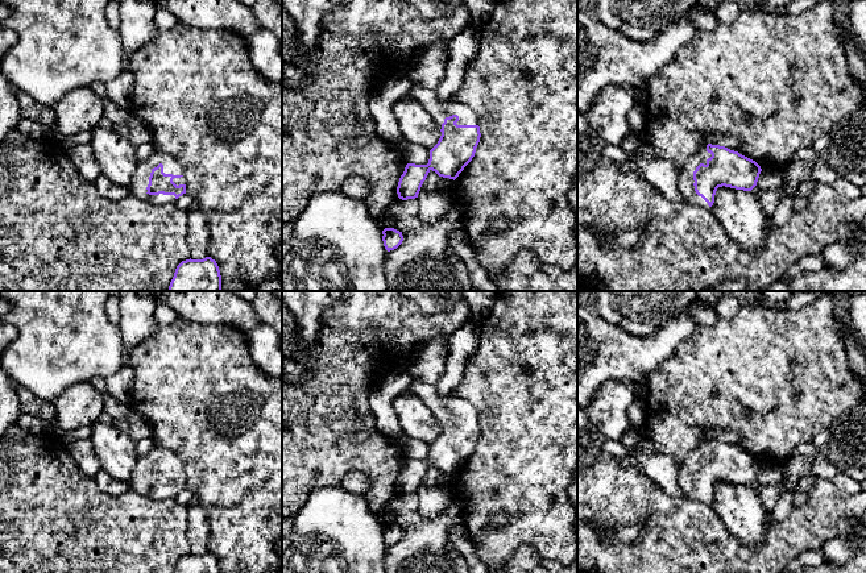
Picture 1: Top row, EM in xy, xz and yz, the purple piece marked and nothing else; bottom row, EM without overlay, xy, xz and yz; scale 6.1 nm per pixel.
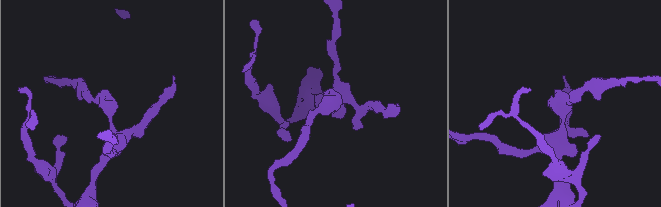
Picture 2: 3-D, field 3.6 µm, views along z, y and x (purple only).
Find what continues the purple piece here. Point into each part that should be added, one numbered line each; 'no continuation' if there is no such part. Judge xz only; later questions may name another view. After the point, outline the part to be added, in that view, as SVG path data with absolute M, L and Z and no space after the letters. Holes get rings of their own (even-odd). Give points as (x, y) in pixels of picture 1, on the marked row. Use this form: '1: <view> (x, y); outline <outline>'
1: xz (438, 109); outline M411 83L409 95L428 112L439 129L444 119L452 115L459 116L457 125L478 125L478 117L469 107L453 100L442 100L435 90Z

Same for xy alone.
1: xy (140, 181); outline M154 150L146 159L138 161L132 183L130 183L130 195L136 196L144 202L152 203L157 207L162 207L170 203L174 203L175 196L174 195L149 195L148 194L148 184L149 184L149 177L154 167L157 167L159 163L163 165L163 173L165 174L173 174L175 178L173 182L179 186L185 184L185 175L183 169L181 163L170 154L165 151Z

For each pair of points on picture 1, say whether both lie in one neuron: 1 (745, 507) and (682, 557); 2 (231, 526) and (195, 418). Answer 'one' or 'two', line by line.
1: two
2: one

